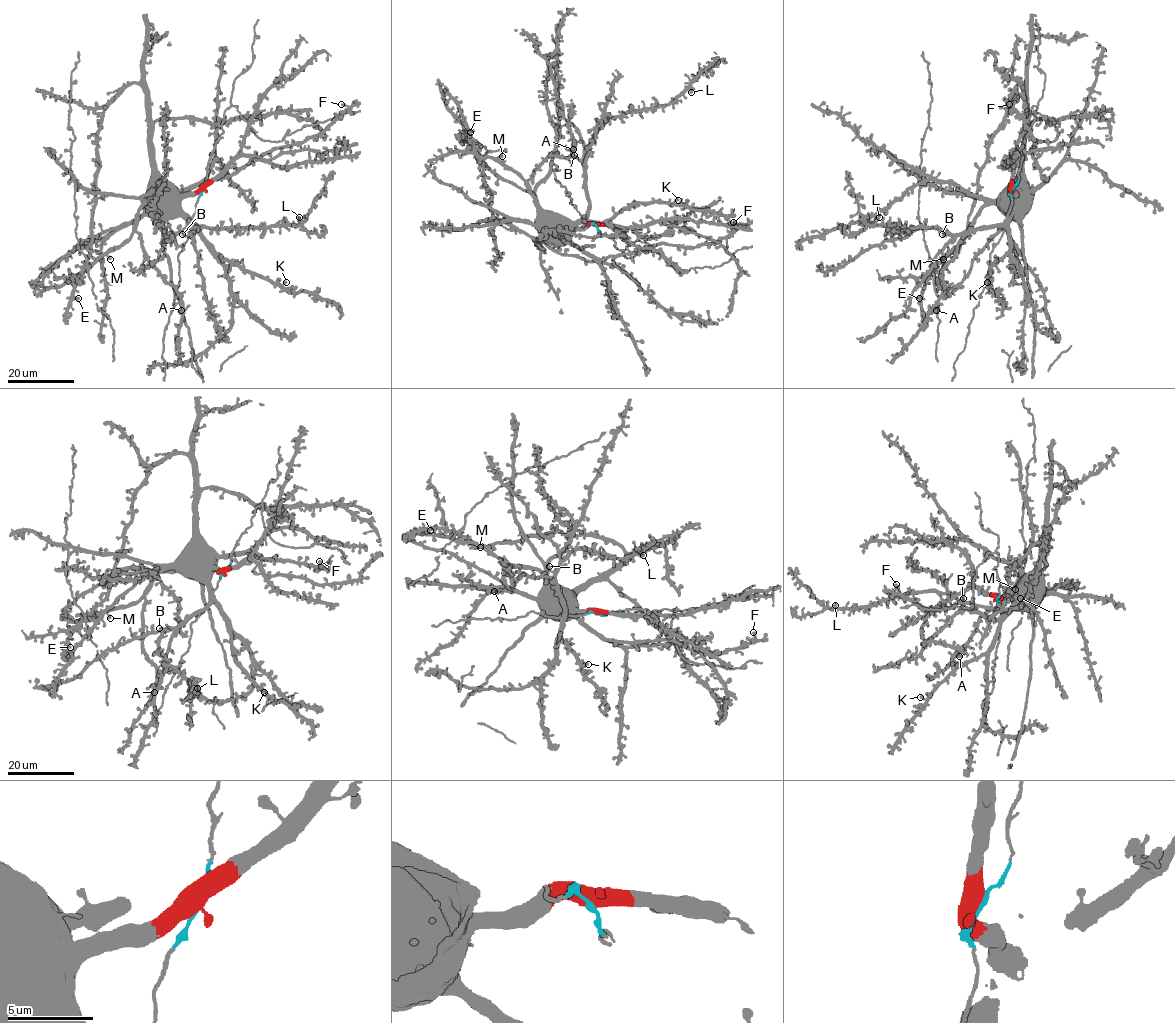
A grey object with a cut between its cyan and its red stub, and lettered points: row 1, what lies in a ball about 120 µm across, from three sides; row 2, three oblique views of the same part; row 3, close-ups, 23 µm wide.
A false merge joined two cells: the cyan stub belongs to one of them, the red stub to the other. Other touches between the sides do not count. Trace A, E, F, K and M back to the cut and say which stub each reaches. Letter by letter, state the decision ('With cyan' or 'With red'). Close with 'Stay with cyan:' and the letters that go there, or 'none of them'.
A: With red
E: With red
F: With red
K: With red
M: With red
Stay with cyan: none of them

